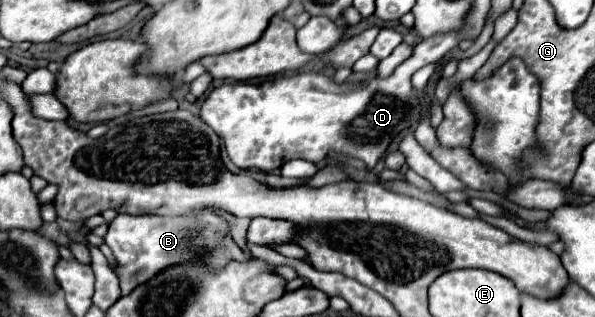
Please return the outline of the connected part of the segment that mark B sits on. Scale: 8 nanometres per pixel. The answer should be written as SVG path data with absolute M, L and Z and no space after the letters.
M205 210L203 214L193 214L189 218L119 214L111 222L105 242L117 260L115 274L119 276L119 280L123 280L121 292L125 296L133 288L137 288L137 284L143 284L149 278L153 278L159 270L179 262L191 262L191 258L197 258L197 250L201 246L209 246L213 250L213 268L223 266L227 260L245 260L243 250L229 236L227 222L219 218L213 210Z

